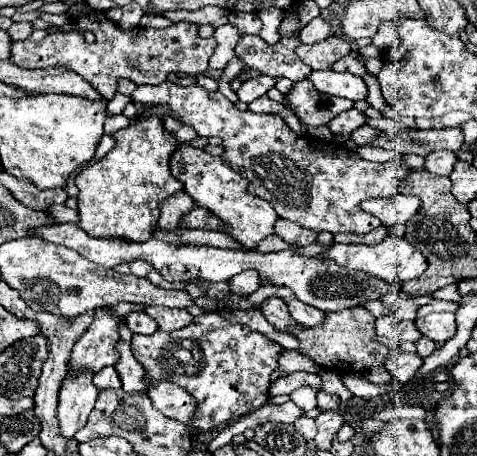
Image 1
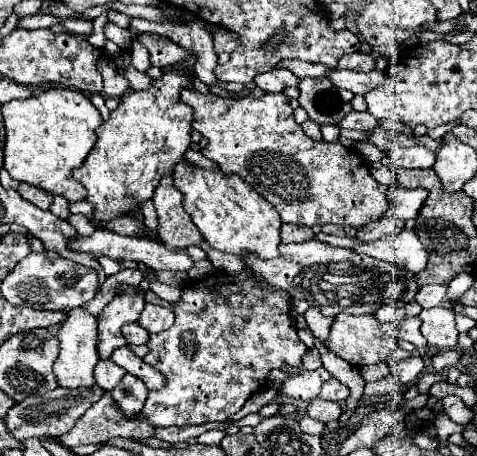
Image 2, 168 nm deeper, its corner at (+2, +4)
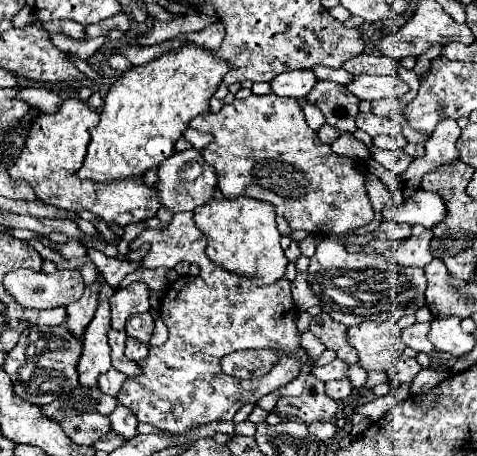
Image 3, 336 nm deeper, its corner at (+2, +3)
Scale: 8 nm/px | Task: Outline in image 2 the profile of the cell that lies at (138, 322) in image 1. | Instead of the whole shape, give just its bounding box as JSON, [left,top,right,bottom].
[123,322,149,344]

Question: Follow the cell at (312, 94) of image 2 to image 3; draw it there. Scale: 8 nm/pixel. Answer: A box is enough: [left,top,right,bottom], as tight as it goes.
[307,81,359,133]

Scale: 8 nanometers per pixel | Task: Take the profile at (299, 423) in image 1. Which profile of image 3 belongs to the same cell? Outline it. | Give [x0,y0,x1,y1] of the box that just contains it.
[307,421,335,439]

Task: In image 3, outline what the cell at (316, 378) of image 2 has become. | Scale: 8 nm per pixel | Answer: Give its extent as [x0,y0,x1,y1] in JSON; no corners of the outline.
[315,359,349,381]

